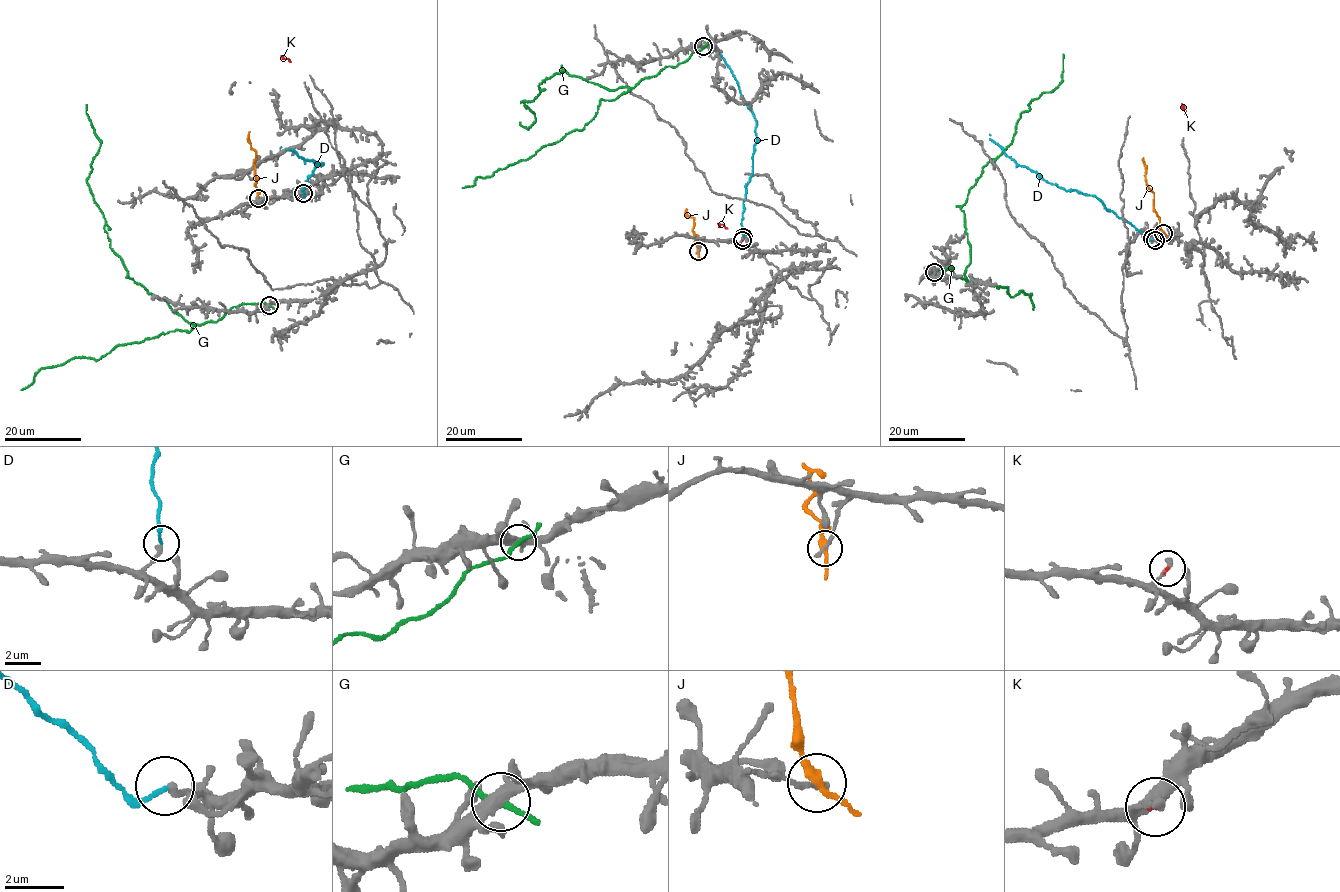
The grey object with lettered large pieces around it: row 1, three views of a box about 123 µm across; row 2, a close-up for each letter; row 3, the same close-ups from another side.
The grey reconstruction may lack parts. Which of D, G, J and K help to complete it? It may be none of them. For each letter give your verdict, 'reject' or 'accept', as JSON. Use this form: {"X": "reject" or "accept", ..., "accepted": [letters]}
{"D": "reject", "G": "reject", "J": "reject", "K": "accept", "accepted": ["K"]}

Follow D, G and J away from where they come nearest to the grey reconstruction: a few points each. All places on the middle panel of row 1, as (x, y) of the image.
D: (743, 237), (743, 201), (753, 171), (756, 120), (723, 58), (713, 51)
G: (703, 46), (633, 87), (612, 90), (564, 70), (521, 101), (535, 121), (527, 129), (520, 122)
J: (698, 251), (693, 230), (694, 219), (688, 217), (687, 209)

